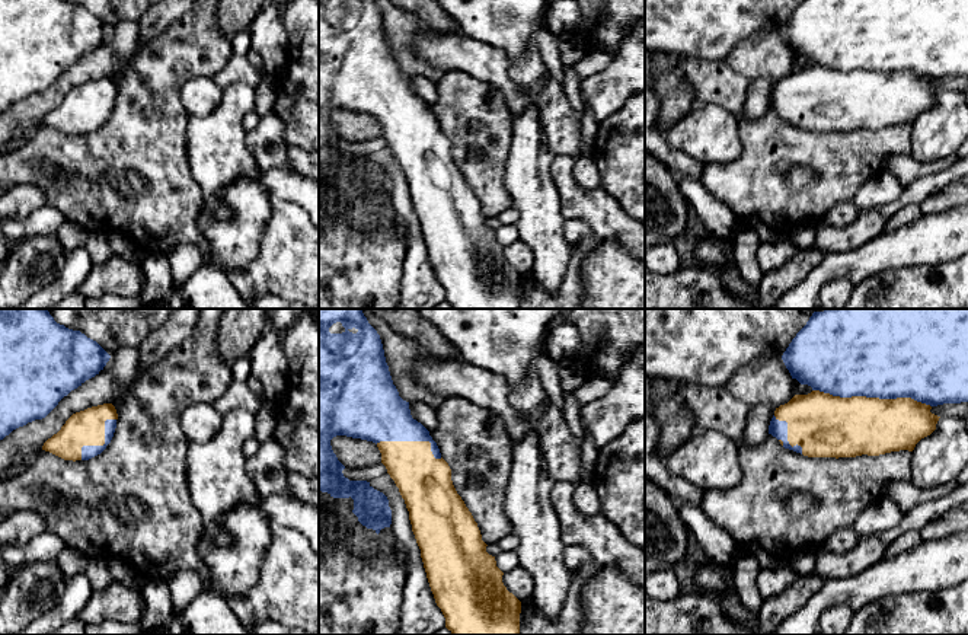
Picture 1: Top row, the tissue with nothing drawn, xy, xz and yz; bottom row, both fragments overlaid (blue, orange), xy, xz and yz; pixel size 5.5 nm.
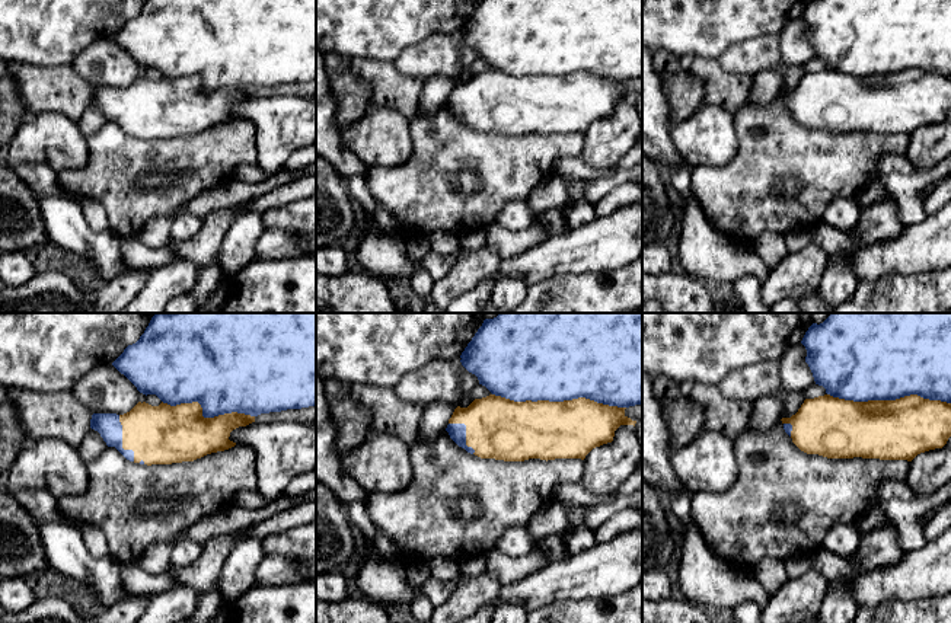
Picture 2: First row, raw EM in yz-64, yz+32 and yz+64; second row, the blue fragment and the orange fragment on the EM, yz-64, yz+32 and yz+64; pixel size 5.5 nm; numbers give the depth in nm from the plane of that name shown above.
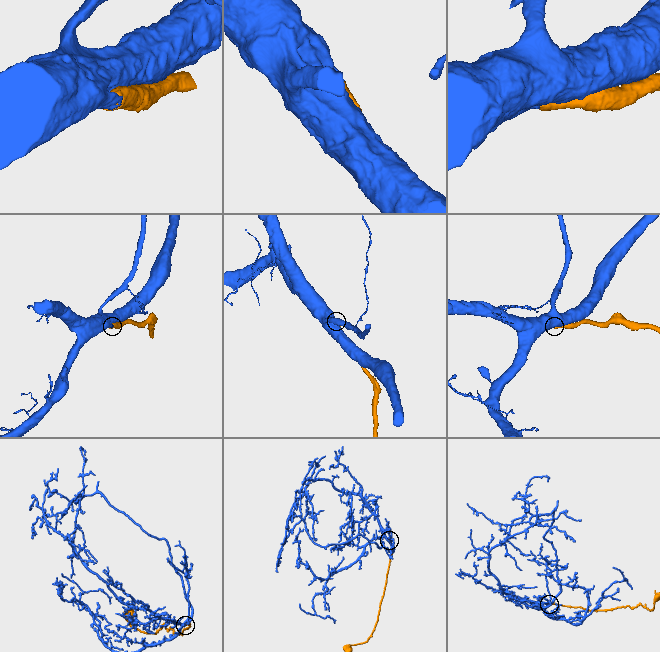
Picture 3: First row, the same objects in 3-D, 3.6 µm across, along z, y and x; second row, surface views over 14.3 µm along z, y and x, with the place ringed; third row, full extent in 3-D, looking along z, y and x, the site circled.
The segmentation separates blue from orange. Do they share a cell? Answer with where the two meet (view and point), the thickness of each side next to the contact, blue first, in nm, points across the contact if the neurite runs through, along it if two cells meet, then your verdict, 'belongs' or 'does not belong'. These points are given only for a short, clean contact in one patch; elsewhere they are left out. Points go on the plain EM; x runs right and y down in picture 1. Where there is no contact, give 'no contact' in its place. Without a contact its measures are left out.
meets blue in yz at (872, 70); 400 nm thick on the blue side, 340 nm on the other; belongs

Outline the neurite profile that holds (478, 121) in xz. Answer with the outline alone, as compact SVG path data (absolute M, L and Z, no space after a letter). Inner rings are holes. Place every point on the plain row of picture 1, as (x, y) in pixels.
M447 71L435 83L438 99L429 109L448 137L453 159L477 197L482 214L496 217L514 205L505 188L514 115L489 83L464 71Z

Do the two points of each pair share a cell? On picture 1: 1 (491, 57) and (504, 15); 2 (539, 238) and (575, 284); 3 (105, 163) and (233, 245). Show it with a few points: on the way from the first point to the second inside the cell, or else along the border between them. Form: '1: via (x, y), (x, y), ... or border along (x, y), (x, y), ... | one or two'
1: border along (463, 32), (498, 47), (510, 61), (511, 76) | two
2: border along (571, 245), (561, 284), (545, 290) | two
3: border along (205, 201), (198, 217), (201, 241) | two

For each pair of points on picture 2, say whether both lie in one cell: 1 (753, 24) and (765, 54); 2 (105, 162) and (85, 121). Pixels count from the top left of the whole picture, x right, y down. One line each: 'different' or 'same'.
1: different
2: different

